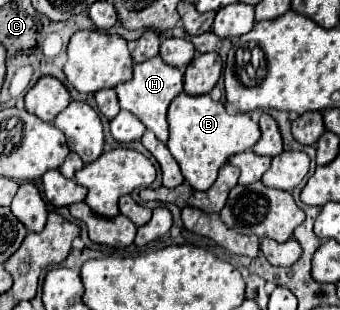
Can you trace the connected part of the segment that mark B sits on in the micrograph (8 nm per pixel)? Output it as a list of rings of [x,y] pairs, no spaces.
[[[181,92],[169,106],[167,122],[169,122],[167,148],[177,160],[185,180],[193,186],[193,190],[207,190],[215,182],[219,168],[233,154],[251,150],[261,136],[257,122],[253,122],[247,114],[229,114],[225,106],[221,102],[213,102],[209,94],[189,96]]]

